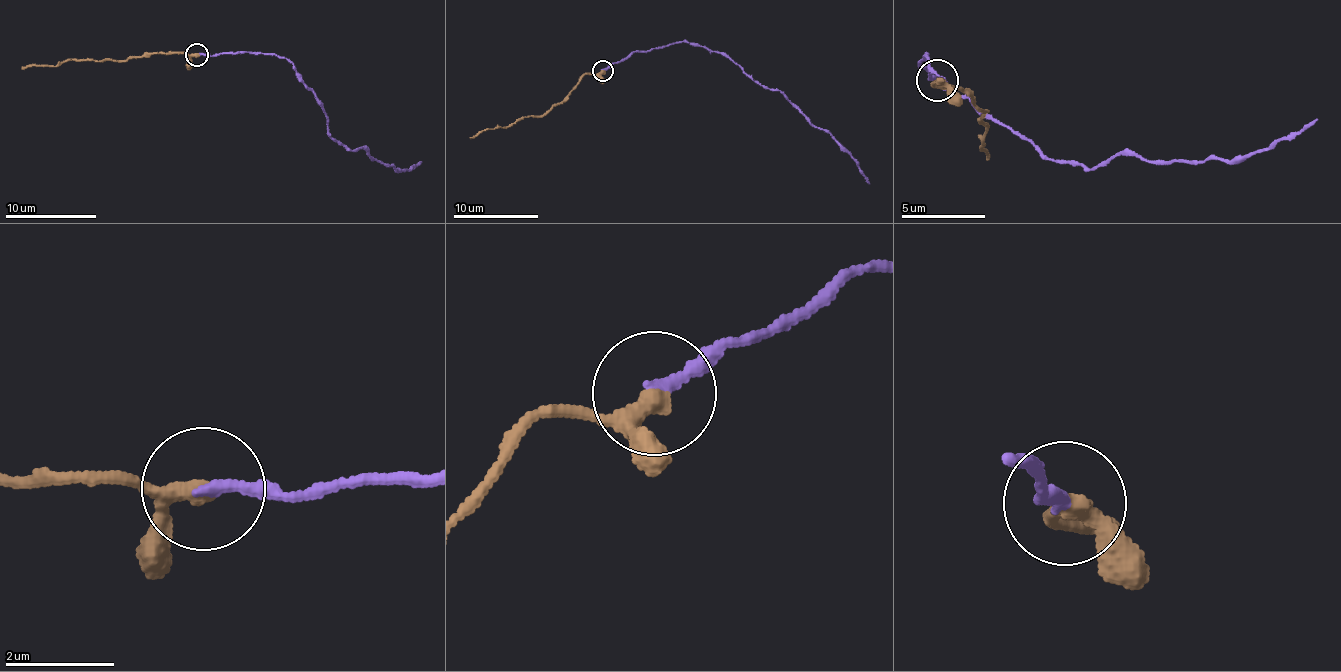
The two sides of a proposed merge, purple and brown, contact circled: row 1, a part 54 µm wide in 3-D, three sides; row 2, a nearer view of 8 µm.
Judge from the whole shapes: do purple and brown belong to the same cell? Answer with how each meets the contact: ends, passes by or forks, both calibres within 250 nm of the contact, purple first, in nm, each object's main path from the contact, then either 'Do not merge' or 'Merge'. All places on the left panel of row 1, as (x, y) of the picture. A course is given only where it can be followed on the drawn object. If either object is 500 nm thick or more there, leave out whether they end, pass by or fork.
At the ring purple ends. At the ring brown passes by. Thickness 220 nm (purple) against 280 nm. Course of purple: (197, 55), (242, 51), (289, 61), (317, 95), (331, 137), (349, 150), (366, 151), (405, 172), (421, 161). Course of brown: (197, 55), (142, 54), (110, 60), (71, 60), (21, 67). Merge

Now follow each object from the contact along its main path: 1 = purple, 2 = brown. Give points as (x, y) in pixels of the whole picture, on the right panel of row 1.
1: (938, 81), (919, 60), (930, 54), (941, 80), (1050, 160), (1089, 169), (1141, 155), (1252, 157), (1316, 118)
2: (938, 81), (933, 84), (968, 92), (987, 113), (978, 120), (987, 127), (978, 149), (990, 157)

